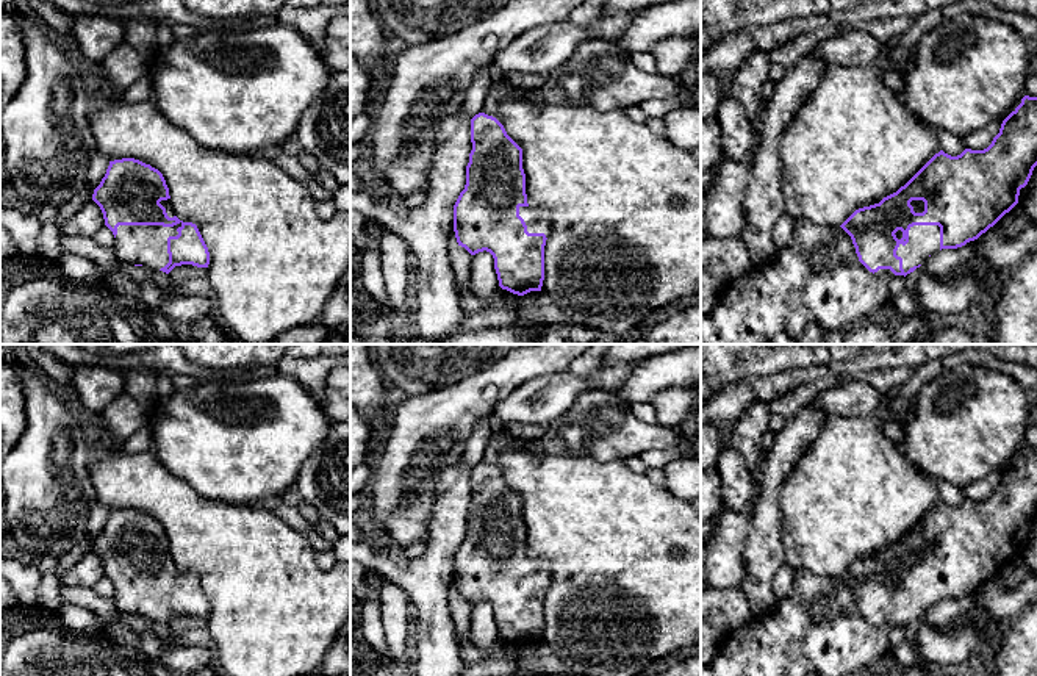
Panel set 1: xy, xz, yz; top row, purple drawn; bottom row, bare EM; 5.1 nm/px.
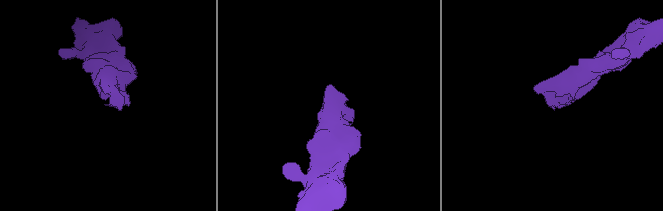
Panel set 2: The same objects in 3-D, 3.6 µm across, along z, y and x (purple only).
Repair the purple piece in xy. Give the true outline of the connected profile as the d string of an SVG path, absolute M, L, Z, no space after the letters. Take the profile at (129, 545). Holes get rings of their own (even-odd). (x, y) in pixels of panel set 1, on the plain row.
M135 509L109 512L92 551L100 557L105 576L116 588L114 601L122 613L160 620L166 624L181 615L208 618L210 602L197 576L177 568L166 530L150 515Z

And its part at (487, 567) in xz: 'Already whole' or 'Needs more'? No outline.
Needs more

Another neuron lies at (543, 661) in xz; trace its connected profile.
M540 642L533 654L521 653L518 671L522 674L565 676L565 663L549 645Z

